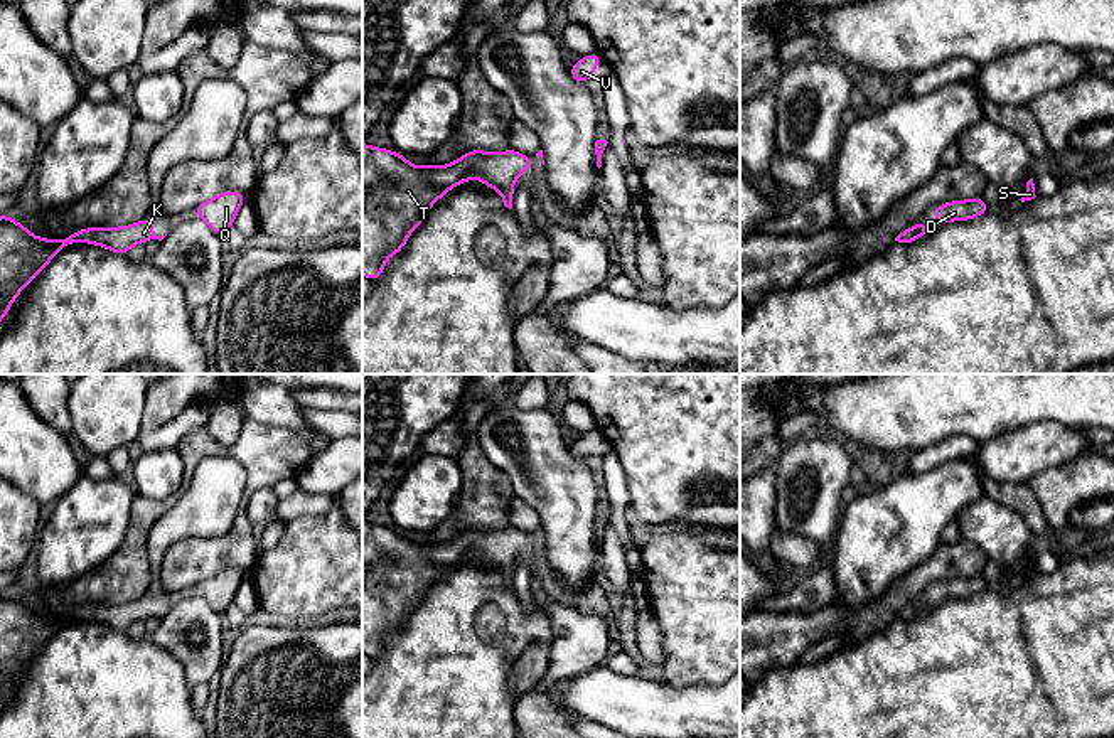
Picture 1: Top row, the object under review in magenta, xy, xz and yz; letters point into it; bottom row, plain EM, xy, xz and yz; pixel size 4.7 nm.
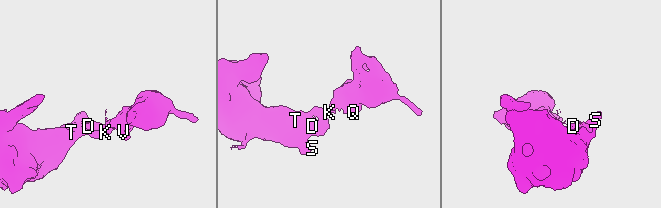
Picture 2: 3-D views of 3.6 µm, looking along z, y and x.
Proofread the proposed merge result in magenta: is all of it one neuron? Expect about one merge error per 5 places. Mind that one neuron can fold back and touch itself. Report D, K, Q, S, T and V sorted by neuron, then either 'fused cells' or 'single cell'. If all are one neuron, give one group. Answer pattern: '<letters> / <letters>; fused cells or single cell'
D K Q S T V; single cell

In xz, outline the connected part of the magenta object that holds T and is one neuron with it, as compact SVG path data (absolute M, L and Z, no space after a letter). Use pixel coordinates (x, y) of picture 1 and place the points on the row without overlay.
M362 521L362 652L372 659L378 657L386 637L403 627L431 581L469 556L480 556L489 566L497 566L504 583L512 586L512 563L533 543L529 534L511 526L501 531L472 527L442 544L416 544L396 529Z

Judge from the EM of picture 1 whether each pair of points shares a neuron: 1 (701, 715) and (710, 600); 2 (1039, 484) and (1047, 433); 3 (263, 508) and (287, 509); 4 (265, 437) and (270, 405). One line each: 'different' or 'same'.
1: different
2: different
3: different
4: different

